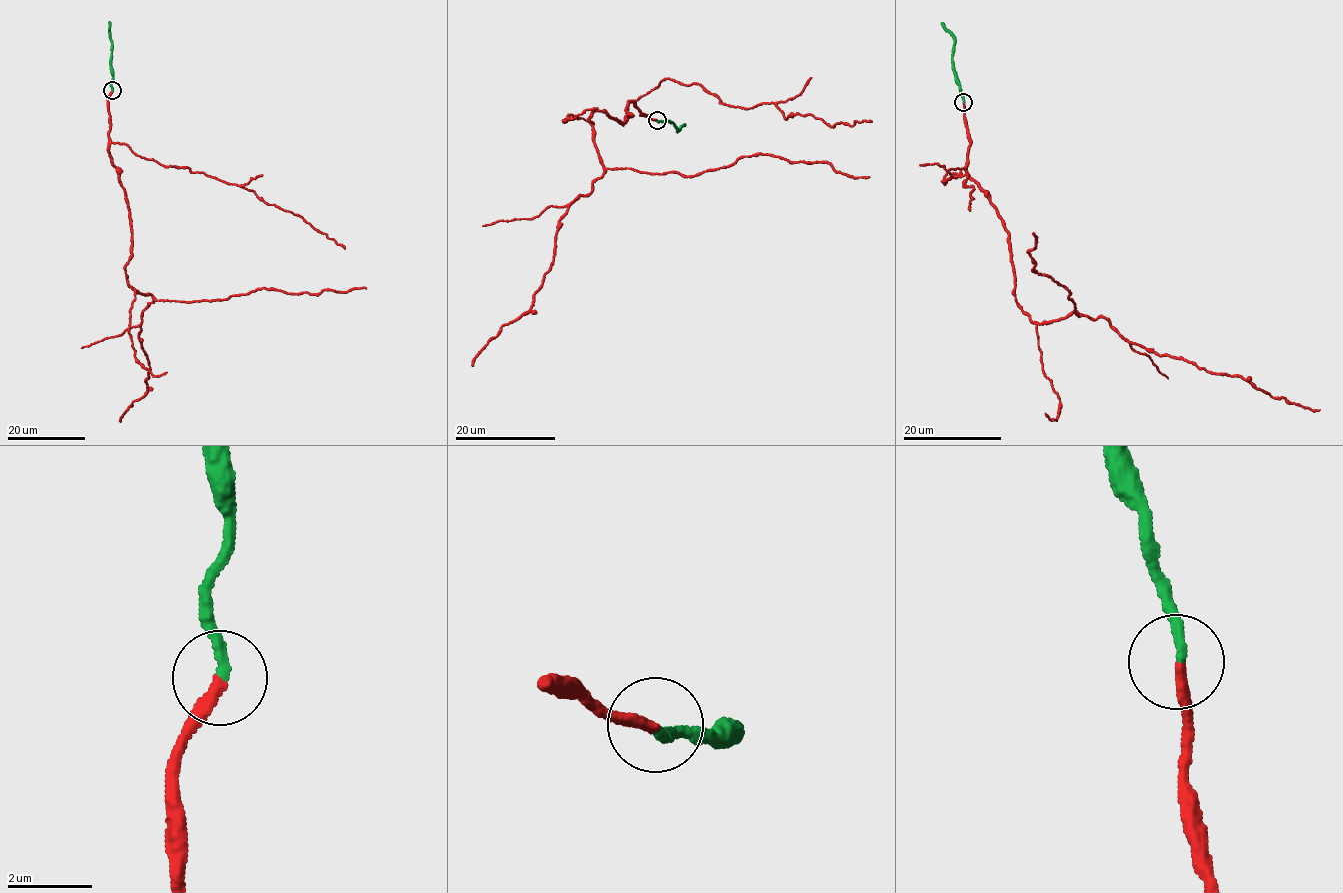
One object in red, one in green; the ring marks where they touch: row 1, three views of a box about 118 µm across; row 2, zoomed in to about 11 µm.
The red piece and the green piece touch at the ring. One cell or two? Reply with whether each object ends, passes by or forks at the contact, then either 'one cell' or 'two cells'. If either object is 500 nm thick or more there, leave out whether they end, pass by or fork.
red ends; green ends; one cell

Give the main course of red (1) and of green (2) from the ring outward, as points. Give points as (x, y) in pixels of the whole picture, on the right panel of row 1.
1: (963, 103), (966, 174), (1008, 234), (1015, 300), (1038, 323), (1078, 316), (1066, 289), (1033, 270), (1033, 234)
2: (963, 103), (952, 60), (955, 38), (941, 23)

